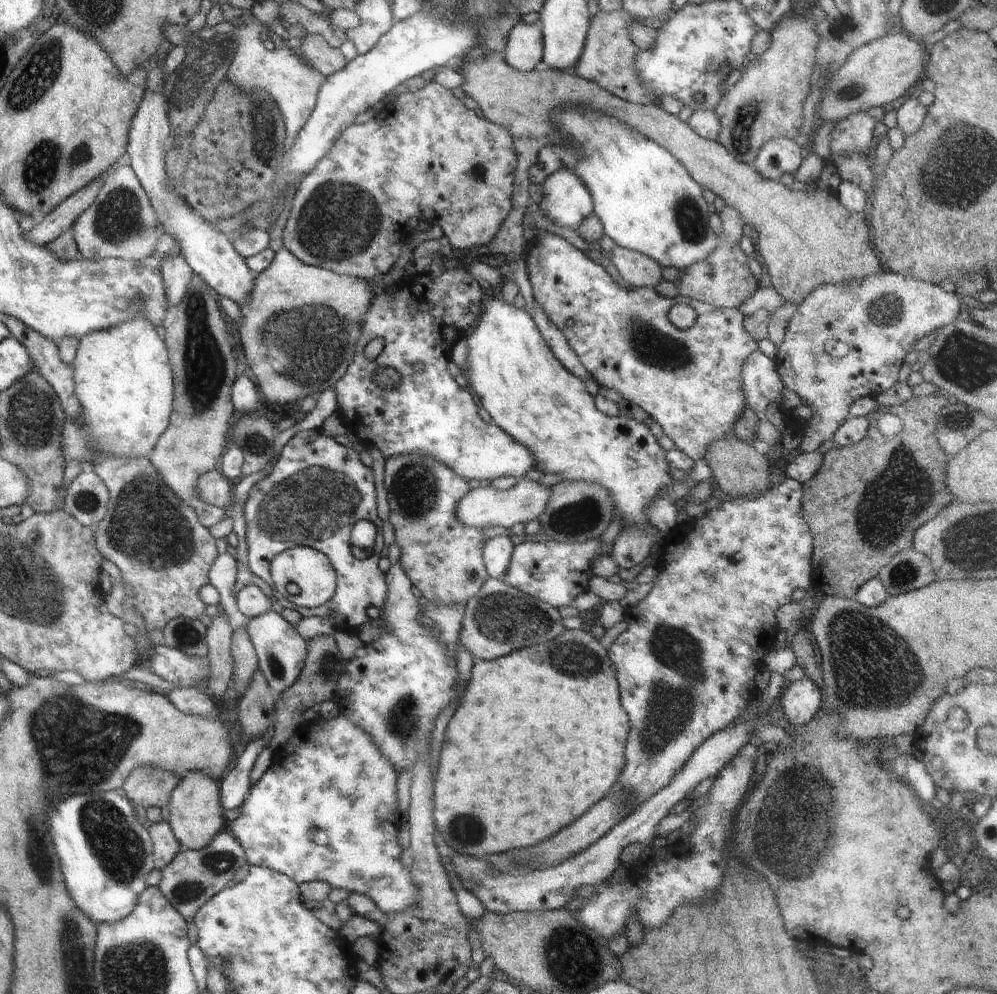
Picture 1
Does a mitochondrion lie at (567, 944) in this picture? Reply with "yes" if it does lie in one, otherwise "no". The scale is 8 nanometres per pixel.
yes

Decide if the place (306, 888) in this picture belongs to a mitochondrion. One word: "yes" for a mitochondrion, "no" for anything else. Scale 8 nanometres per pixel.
no

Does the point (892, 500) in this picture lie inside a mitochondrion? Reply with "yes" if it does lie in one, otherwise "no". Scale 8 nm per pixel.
yes

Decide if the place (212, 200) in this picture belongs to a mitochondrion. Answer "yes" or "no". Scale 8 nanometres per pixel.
no

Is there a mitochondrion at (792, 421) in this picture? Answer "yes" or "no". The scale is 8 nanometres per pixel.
no

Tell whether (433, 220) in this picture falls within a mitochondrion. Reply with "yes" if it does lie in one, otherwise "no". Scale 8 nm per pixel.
no

